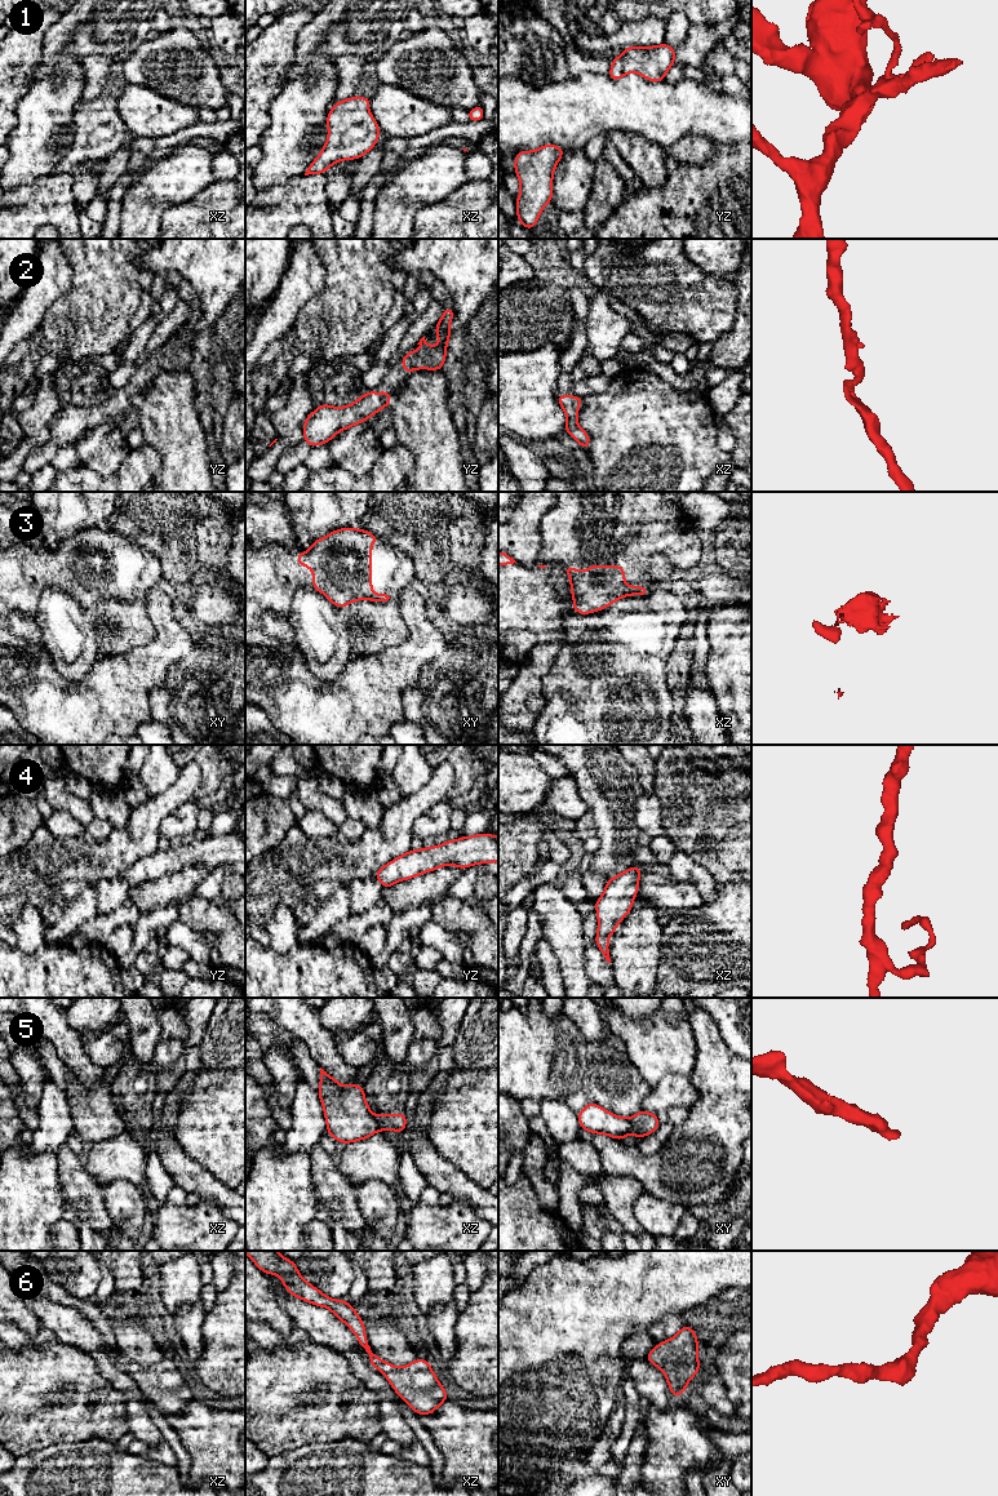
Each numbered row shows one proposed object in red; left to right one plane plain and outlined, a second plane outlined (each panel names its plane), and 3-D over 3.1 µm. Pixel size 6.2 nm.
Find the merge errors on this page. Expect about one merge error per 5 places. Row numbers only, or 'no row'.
5

